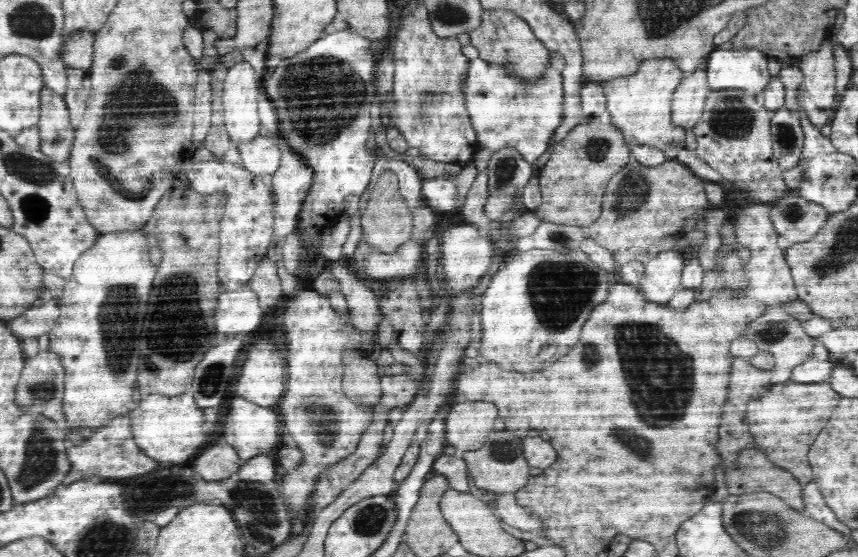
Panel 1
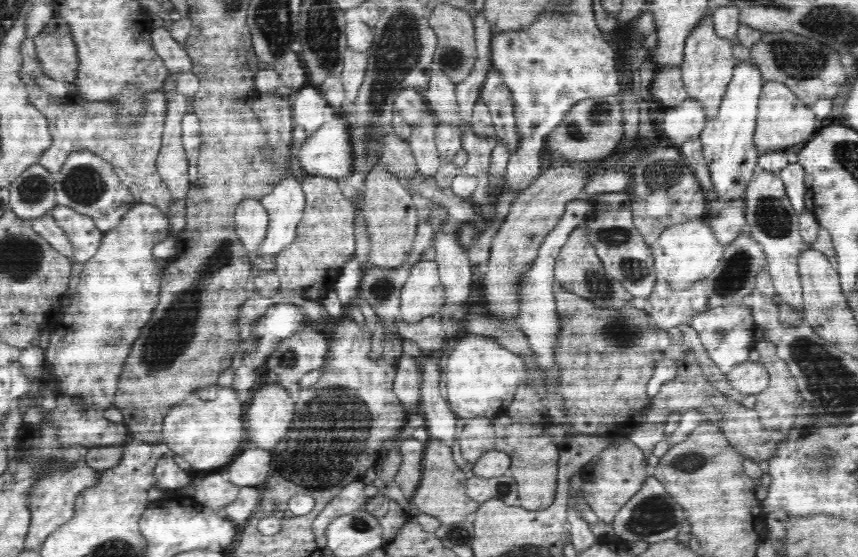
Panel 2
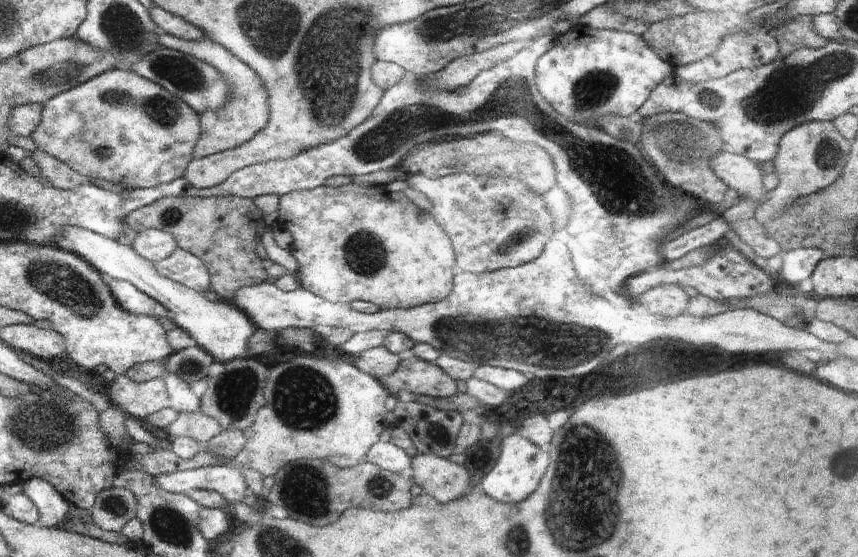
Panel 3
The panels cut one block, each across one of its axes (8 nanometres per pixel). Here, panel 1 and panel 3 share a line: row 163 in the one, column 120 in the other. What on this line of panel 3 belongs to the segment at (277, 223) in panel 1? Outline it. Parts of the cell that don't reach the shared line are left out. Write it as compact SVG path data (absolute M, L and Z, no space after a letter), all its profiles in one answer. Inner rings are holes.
M105 275L104 279L110 287L110 292L113 292L114 298L123 309L126 309L126 312L138 316L154 316L158 319L170 317L168 310L154 300L154 297L148 296L130 282L110 278L108 275Z

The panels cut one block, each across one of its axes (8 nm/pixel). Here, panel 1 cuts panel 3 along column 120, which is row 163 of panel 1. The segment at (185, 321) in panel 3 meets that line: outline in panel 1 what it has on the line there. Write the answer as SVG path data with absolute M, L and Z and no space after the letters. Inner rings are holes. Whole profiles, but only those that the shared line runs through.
M259 135L254 140L244 142L237 146L244 160L244 168L258 176L264 176L264 174L272 176L281 162L280 148L276 146L274 138Z

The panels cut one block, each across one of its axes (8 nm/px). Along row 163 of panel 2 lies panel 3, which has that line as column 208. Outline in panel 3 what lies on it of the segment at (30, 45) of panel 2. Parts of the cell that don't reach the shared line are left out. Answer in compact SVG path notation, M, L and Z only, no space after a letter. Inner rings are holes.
M164 33L158 36L158 44L160 44L160 47L194 56L194 58L210 64L230 82L230 100L214 112L204 110L202 114L199 114L201 133L194 147L194 157L204 158L224 150L236 148L240 144L248 142L252 136L256 136L266 126L266 122L268 122L266 88L264 88L262 80L258 78L258 74L252 68L248 68L244 62L238 60L236 56L232 56L231 52L217 45L214 41L208 40L208 38L189 41Z

